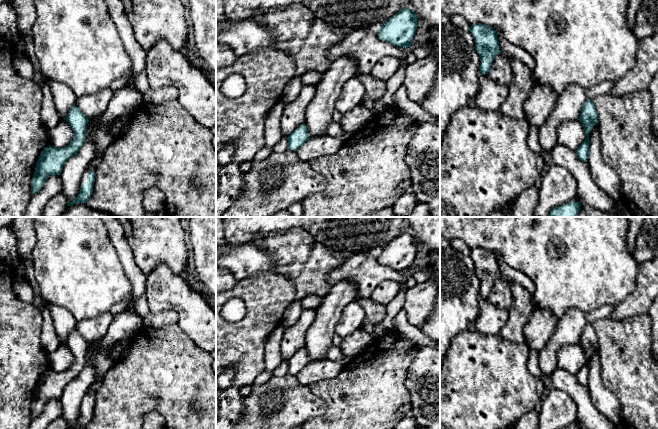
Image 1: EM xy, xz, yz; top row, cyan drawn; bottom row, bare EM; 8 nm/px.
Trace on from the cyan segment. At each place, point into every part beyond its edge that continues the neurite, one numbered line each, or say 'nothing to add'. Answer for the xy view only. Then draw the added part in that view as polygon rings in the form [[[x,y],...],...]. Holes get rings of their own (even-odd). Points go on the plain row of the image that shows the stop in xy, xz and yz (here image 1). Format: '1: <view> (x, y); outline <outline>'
1: xy (84, 402); outline [[[90,390],[84,395],[81,401],[81,407],[86,407],[88,405],[88,396],[90,395]]]

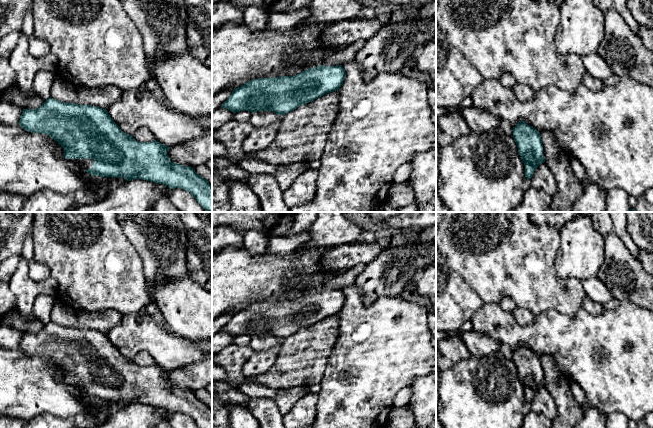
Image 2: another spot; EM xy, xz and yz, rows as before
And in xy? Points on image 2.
1: xy (85, 388); outline [[[68,383],[69,386],[78,389],[82,393],[91,393],[94,383]]]

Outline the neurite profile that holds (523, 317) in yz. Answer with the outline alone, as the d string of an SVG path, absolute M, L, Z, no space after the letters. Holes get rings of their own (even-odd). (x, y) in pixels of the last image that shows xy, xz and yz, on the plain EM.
M516 307L511 313L521 326L532 324L535 320L535 315L524 308Z

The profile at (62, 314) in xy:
M56 302L52 310L50 321L66 327L87 328L107 334L112 327L121 322L122 317L122 314L113 310L91 314L85 311L75 310L73 307Z

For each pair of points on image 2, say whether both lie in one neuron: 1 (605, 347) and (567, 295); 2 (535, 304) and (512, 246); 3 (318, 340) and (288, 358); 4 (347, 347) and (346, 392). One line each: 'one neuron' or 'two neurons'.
1: two neurons
2: one neuron
3: one neuron
4: one neuron

